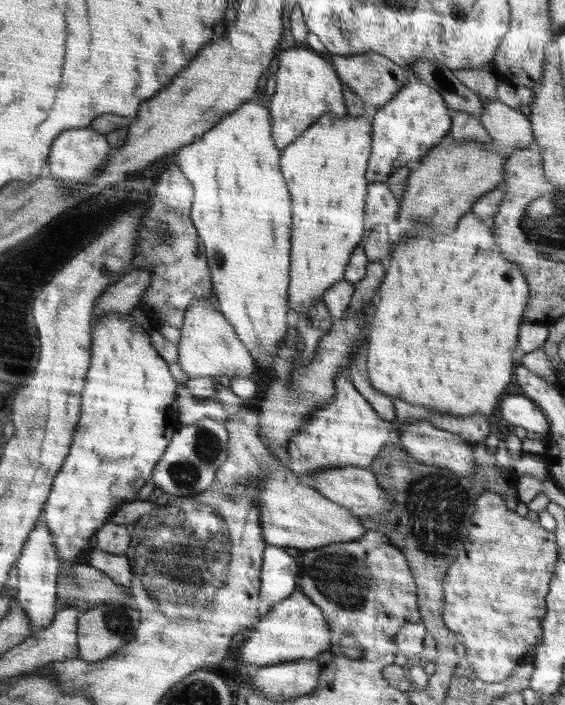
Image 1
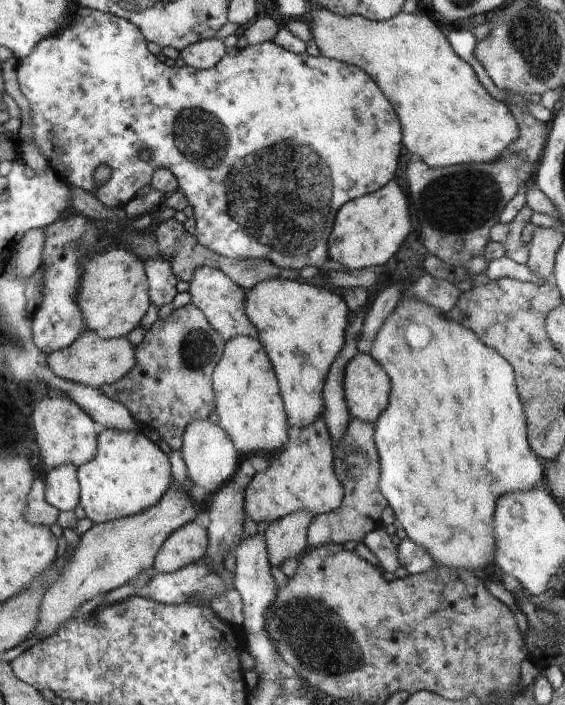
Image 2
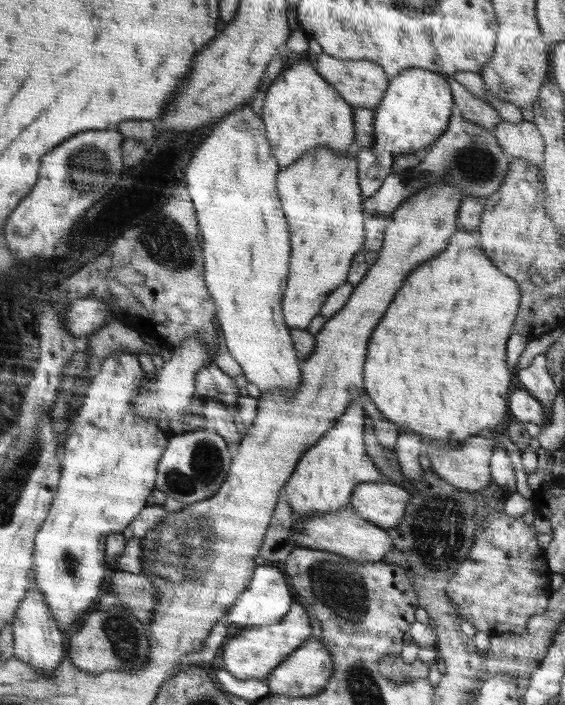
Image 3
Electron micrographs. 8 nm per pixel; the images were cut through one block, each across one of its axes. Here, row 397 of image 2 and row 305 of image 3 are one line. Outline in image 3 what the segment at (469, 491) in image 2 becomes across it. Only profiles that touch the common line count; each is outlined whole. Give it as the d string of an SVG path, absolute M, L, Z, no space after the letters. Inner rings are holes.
M458 229L450 237L447 248L444 251L430 258L430 260L422 262L420 266L416 266L412 270L408 280L404 280L402 288L394 296L394 300L392 300L390 308L386 310L384 318L374 328L370 344L368 344L368 358L366 358L366 364L364 364L363 376L364 382L366 382L366 394L376 404L380 414L386 420L392 421L392 424L396 424L400 430L416 432L422 438L422 444L426 444L426 447L441 449L442 451L457 450L464 440L477 435L491 433L496 424L500 424L502 418L506 416L506 412L509 411L508 399L511 394L508 392L508 388L510 388L512 380L510 379L511 372L508 372L508 366L506 366L506 342L508 342L508 336L512 333L512 325L514 325L514 321L518 316L520 288L513 278L502 274L492 264L490 258L481 250L479 240L480 236L477 231Z

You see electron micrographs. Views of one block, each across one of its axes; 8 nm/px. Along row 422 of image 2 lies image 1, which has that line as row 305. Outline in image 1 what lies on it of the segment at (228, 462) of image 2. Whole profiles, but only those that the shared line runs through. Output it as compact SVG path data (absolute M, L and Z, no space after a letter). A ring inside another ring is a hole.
M209 300L193 302L184 313L177 363L189 378L204 376L251 376L255 362L248 349L240 342L232 324Z

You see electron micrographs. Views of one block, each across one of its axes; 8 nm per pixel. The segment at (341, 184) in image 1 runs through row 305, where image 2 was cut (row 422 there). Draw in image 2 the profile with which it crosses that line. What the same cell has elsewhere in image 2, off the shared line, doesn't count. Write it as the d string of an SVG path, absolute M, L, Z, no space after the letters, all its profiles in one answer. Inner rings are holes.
M266 279L246 291L244 314L258 330L271 360L289 426L310 426L323 414L324 382L336 355L344 348L349 312L341 294L309 282Z

